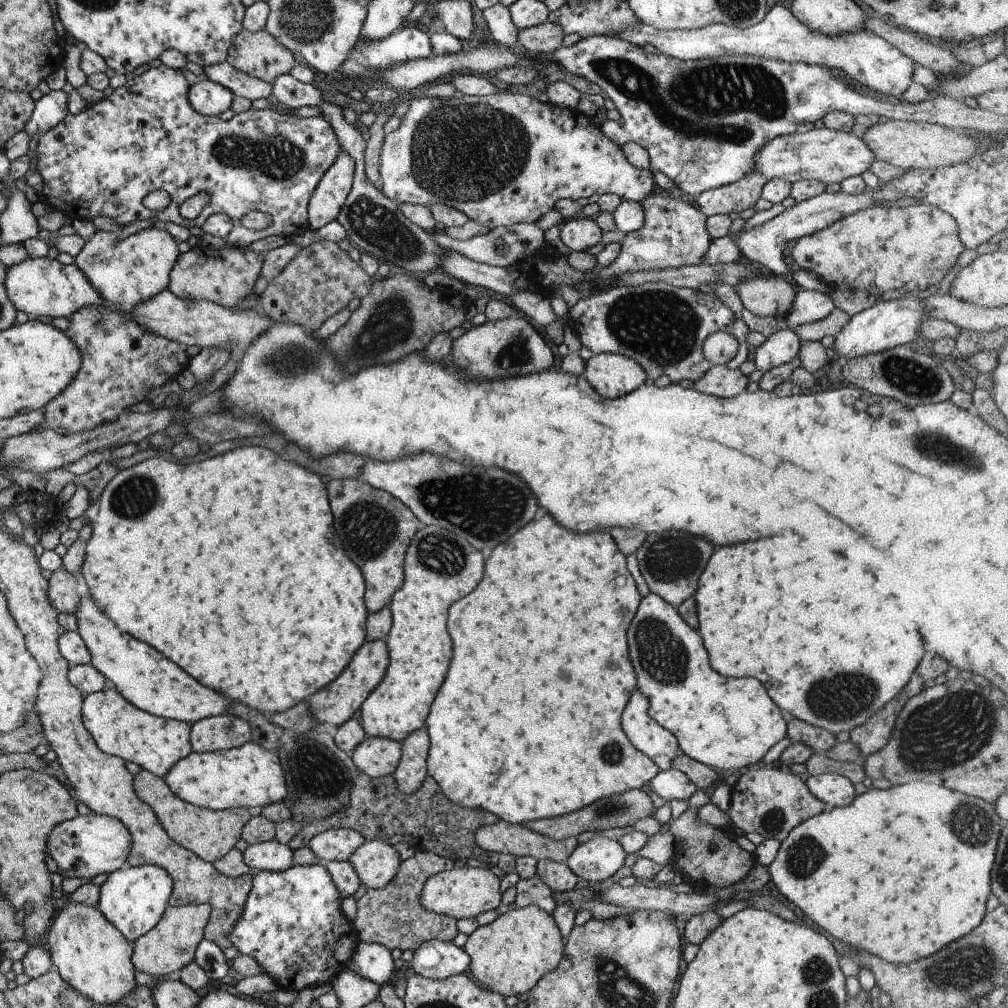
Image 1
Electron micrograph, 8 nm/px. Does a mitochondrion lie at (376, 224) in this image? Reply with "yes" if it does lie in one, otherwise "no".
yes

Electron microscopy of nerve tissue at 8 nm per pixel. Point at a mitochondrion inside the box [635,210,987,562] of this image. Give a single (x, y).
(913, 377)

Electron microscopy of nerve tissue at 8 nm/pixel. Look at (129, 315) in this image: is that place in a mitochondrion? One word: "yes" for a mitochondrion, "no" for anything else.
no

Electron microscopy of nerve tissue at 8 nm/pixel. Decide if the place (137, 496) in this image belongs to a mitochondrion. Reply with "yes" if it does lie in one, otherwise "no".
yes

